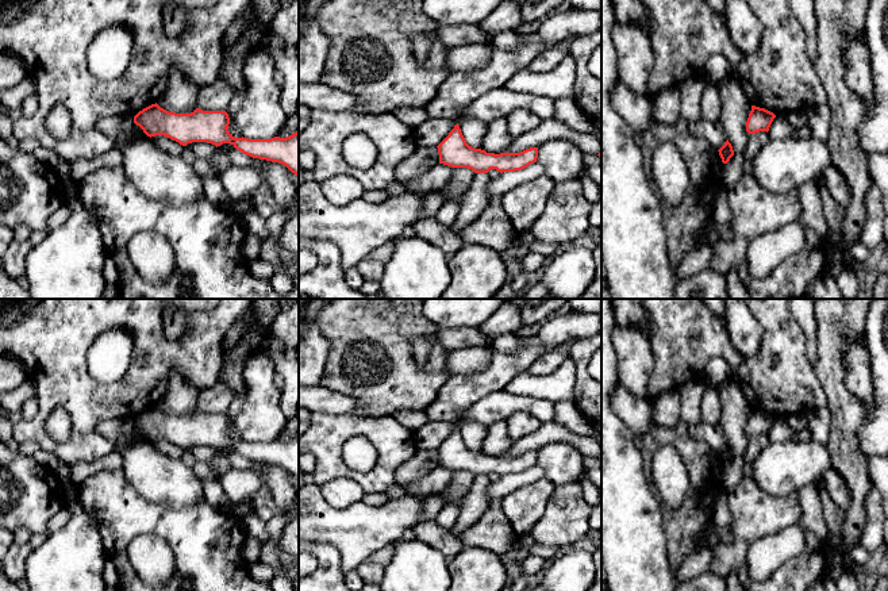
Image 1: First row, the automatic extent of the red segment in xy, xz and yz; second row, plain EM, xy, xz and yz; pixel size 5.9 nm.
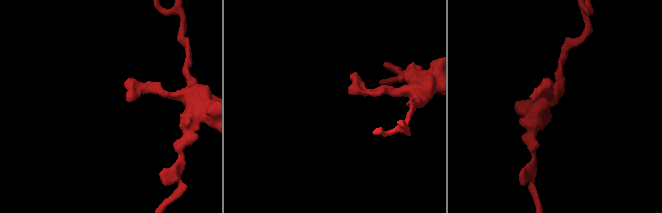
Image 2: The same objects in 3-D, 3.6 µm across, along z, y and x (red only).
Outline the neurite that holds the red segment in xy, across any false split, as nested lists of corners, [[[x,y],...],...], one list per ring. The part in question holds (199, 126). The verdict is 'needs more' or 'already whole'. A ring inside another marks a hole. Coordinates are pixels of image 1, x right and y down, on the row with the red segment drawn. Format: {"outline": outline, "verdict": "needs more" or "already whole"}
{"outline": [[[151,104],[134,116],[147,137],[164,135],[182,146],[192,142],[207,142],[216,147],[223,143],[253,158],[285,165],[299,176],[299,130],[287,137],[270,139],[235,138],[228,131],[230,118],[226,111],[203,111],[196,108],[191,114],[176,114]]], "verdict": "already whole"}

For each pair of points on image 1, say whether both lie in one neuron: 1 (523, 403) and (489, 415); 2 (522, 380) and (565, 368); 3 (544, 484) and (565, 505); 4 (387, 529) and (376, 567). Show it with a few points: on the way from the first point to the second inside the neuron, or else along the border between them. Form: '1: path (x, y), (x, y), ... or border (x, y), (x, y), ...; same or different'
1: path (515, 403), (506, 403), (498, 407); same
2: path (533, 383), (550, 383), (554, 379); same
3: border (556, 487), (538, 521); different
4: border (392, 544), (385, 544), (373, 551), (356, 567); different

